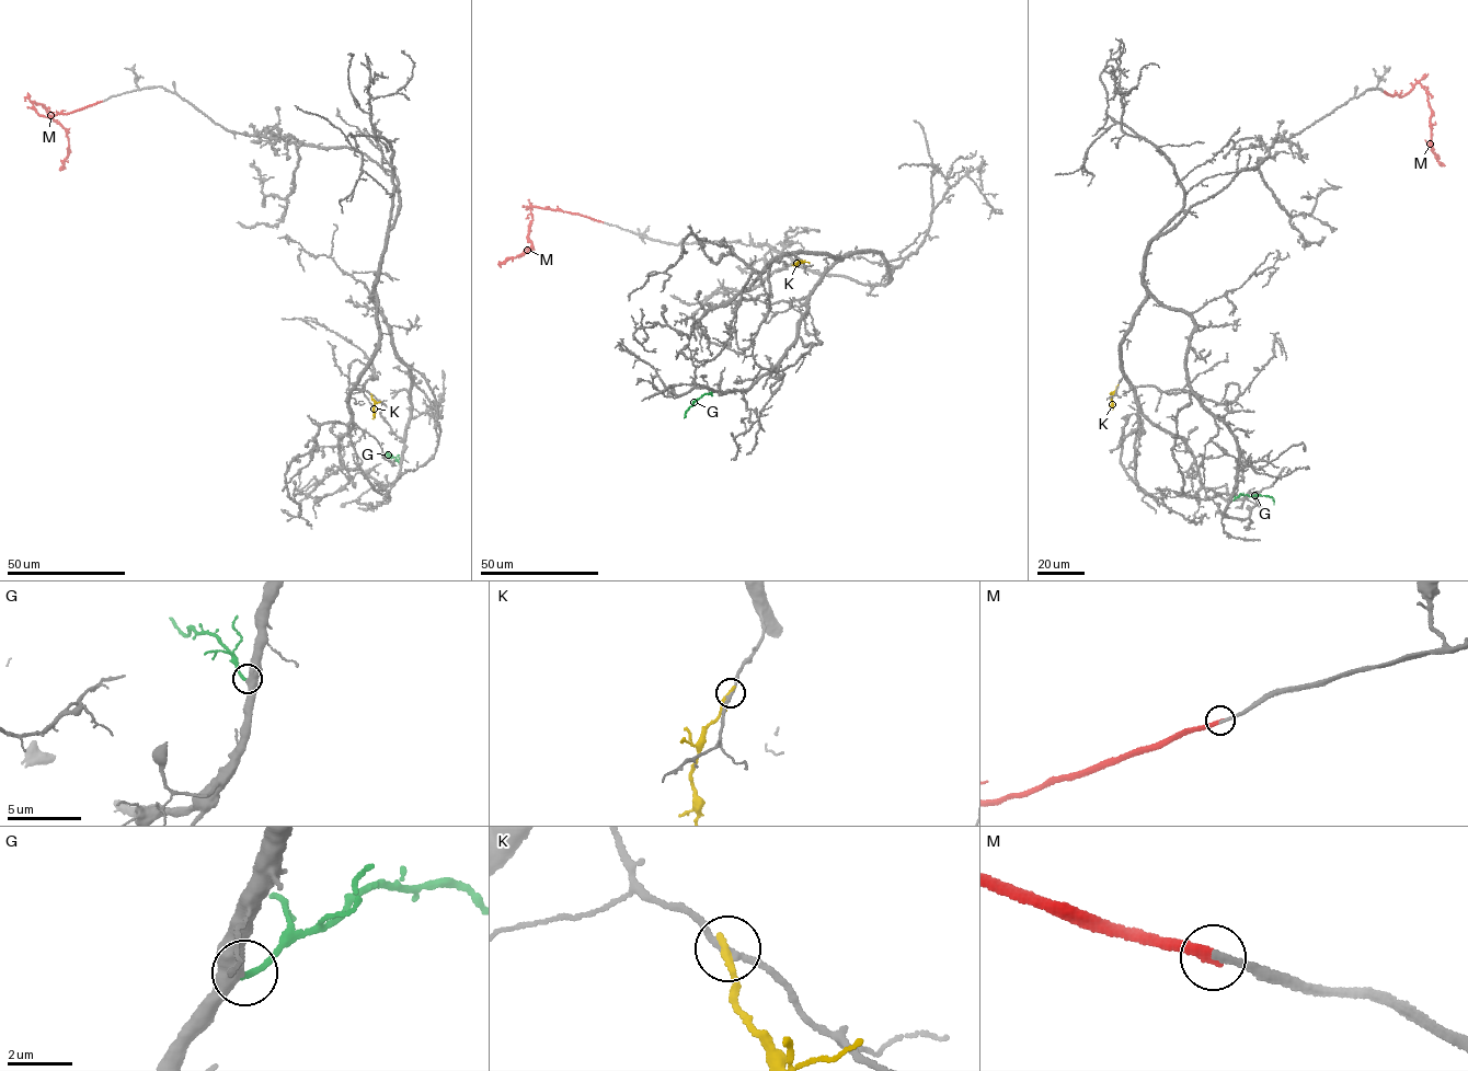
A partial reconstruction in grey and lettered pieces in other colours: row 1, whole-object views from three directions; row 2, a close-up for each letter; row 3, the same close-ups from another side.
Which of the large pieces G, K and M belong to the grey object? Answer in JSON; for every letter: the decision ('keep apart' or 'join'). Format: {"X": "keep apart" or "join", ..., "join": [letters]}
{"G": "join", "K": "keep apart", "M": "join", "join": ["G", "M"]}

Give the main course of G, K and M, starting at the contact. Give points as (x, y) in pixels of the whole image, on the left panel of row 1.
G: (400, 464), (387, 452), (390, 458)
K: (371, 394), (374, 404), (371, 418)
M: (103, 101), (48, 117), (38, 115), (34, 104), (43, 104), (67, 131), (64, 169)

